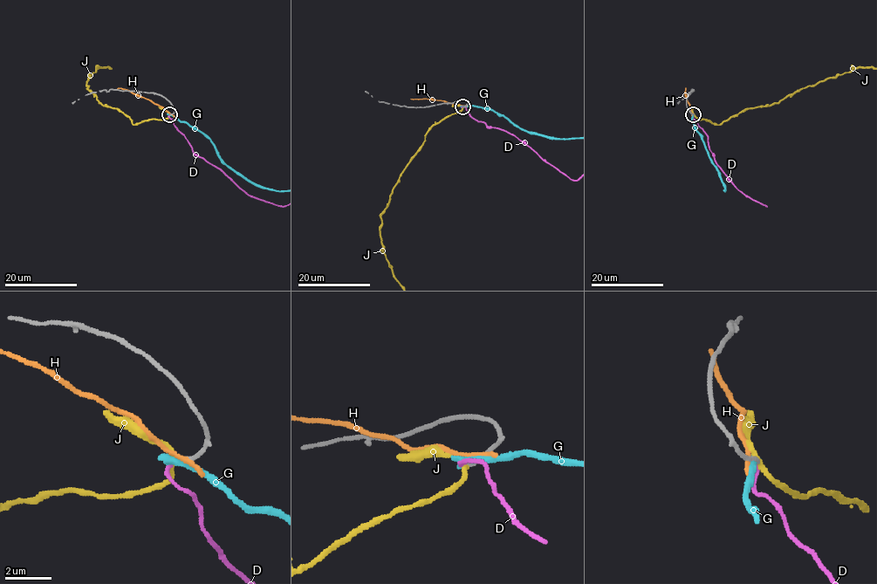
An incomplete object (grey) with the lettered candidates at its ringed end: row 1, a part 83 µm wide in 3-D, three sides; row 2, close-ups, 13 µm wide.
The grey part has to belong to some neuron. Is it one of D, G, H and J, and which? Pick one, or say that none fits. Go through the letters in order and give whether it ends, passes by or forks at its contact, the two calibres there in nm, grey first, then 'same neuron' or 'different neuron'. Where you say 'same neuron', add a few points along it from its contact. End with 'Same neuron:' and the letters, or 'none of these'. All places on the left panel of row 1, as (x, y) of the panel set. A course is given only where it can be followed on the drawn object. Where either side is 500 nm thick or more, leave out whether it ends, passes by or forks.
D: it ends there; 150 nm thick on the grey side, 140 nm on the other; same neuron
G: it ends there; 180 nm thick on the grey side, 400 nm on the other; different neuron
H: it ends there; 200 nm thick on the grey side, 240 nm on the other; different neuron
J: it passes by; 150 nm thick on the grey side, 220 nm on the other; different neuron
Same neuron: D

